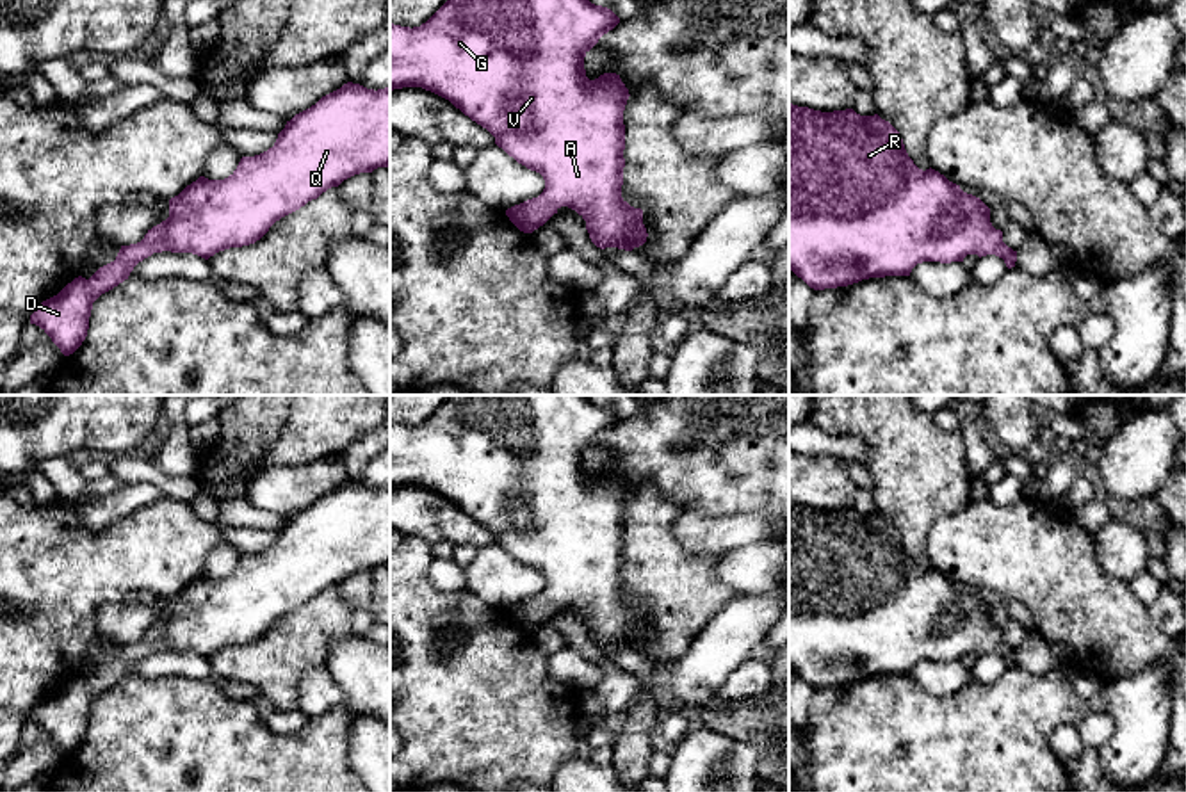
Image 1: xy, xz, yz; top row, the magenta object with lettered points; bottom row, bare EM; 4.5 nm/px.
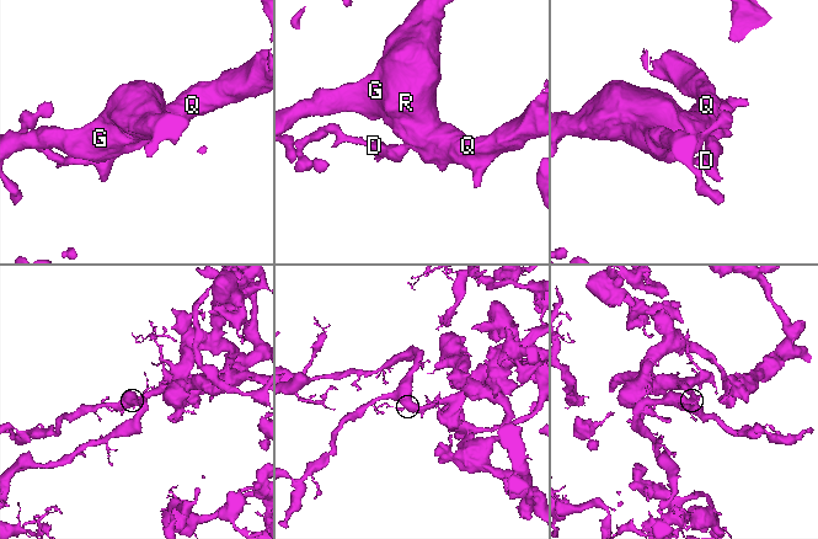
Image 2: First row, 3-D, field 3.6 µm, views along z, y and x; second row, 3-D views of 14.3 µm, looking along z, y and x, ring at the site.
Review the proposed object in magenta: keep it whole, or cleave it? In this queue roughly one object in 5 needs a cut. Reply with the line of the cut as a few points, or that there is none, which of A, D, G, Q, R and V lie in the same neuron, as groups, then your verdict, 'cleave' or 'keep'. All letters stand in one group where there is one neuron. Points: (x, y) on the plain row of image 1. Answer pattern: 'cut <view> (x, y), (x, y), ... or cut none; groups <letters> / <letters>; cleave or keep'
cut none; groups A D G Q R V; keep

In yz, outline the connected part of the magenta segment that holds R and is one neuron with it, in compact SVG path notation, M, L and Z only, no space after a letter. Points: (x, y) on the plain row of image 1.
M789 502L789 667L801 676L810 687L825 689L858 682L869 676L910 675L912 667L922 660L963 660L967 653L995 653L1004 659L1006 666L1015 666L1017 650L1003 641L1003 630L990 621L990 607L976 594L967 593L960 584L949 580L935 568L919 568L908 555L899 530L878 513L860 514L853 507L821 511L808 505Z

